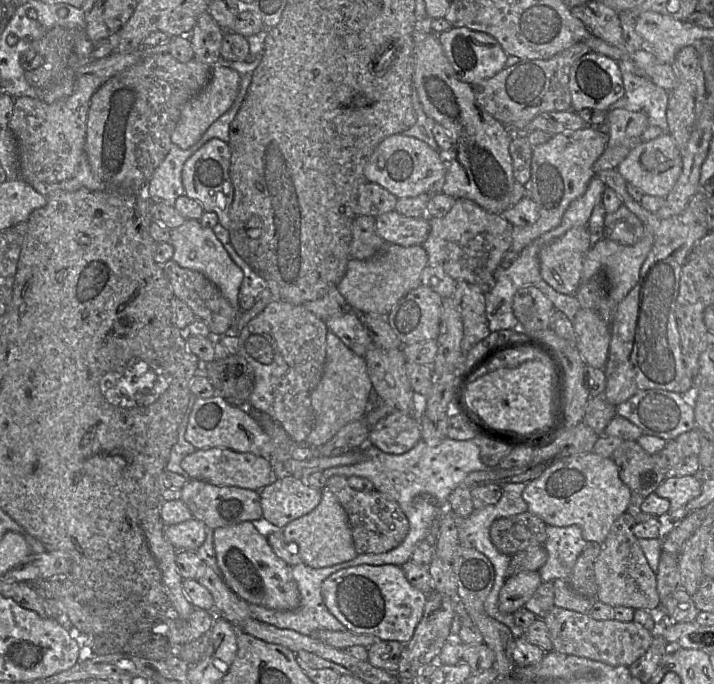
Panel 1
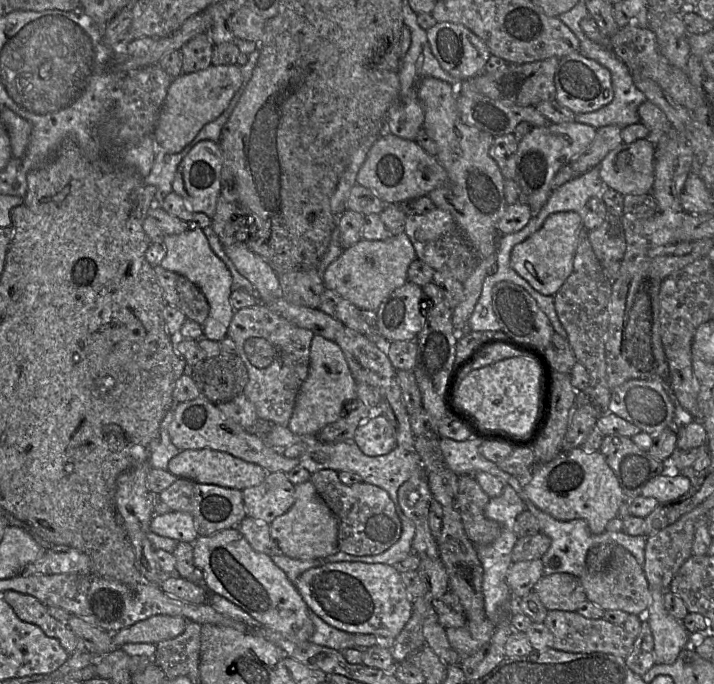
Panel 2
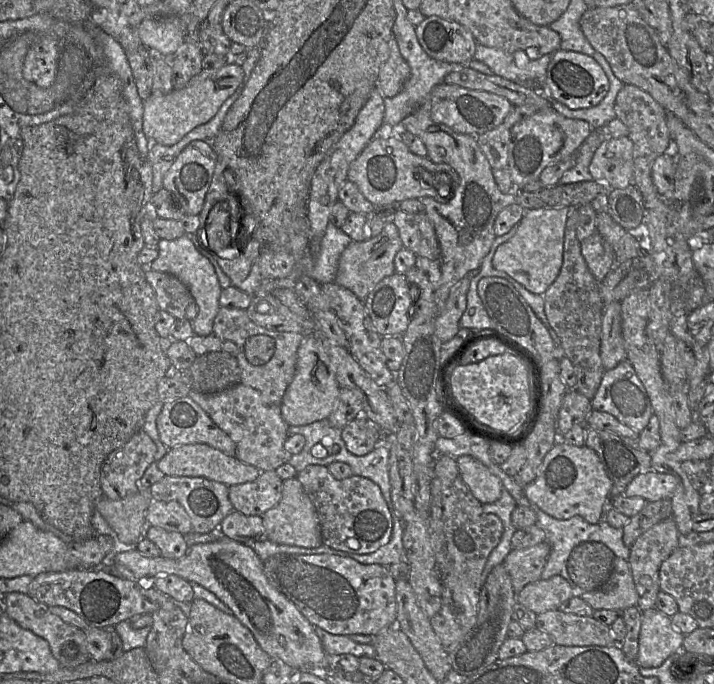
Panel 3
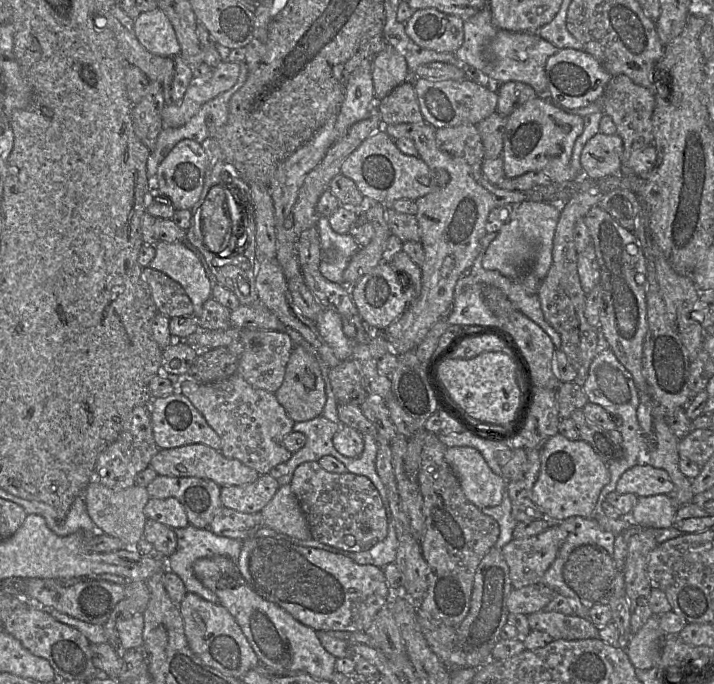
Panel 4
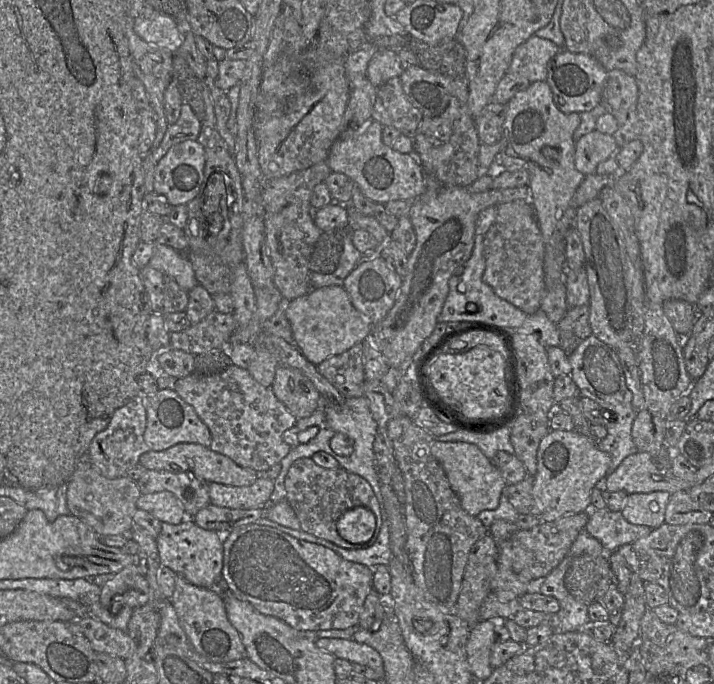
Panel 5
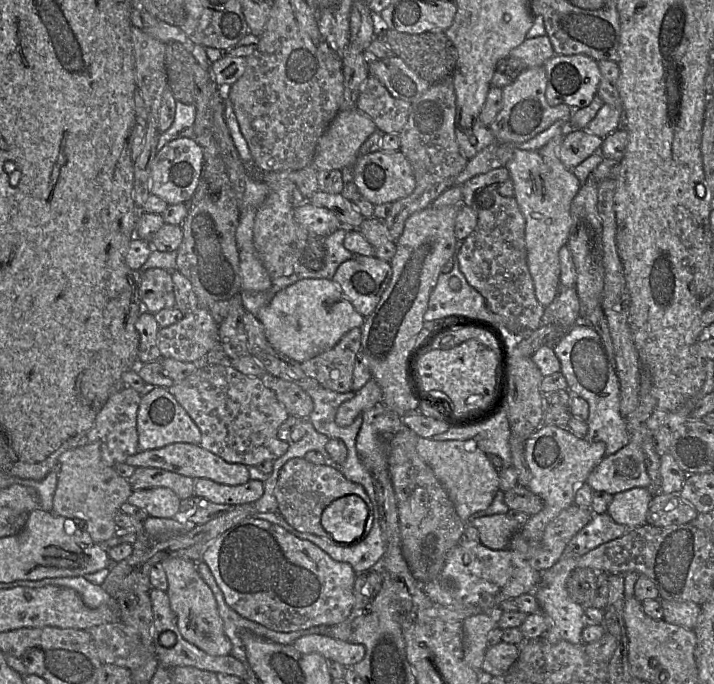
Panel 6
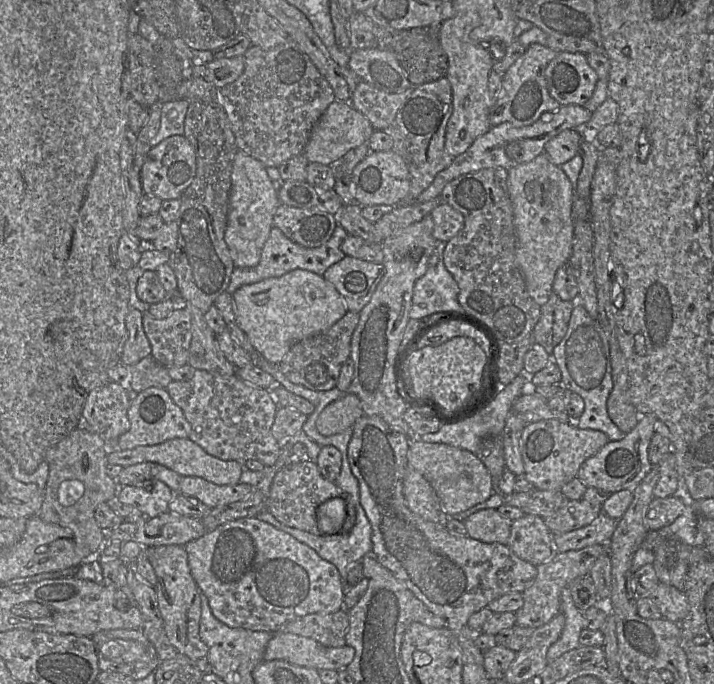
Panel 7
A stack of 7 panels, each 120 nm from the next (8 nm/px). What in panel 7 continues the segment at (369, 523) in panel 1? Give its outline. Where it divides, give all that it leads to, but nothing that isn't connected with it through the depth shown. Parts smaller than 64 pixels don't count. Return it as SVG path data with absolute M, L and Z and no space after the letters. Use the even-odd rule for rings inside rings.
M315 461L291 462L276 473L266 500L266 509L286 526L320 534L316 510L321 504L333 498L343 498L350 503L350 495L334 482L326 480Z

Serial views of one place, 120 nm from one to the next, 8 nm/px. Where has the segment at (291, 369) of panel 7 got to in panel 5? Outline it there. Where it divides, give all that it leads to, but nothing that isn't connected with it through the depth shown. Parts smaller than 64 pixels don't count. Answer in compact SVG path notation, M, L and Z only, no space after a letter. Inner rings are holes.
M364 342L358 343L316 366L318 372L345 398L365 395L367 381L364 373L363 345Z

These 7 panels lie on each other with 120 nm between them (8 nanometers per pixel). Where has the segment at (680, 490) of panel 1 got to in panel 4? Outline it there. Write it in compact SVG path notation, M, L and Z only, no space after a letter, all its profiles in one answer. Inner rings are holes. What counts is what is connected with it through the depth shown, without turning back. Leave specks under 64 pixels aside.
M638 463L621 475L614 492L647 497L669 495L673 491L674 483L664 469L655 468L648 463Z

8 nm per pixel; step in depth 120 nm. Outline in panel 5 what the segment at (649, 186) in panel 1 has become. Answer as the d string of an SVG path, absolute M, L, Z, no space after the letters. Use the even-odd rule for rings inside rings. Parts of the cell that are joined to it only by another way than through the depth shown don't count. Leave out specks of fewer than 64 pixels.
M594 130L575 143L575 167L585 176L594 174L599 163L613 157L619 148L613 135Z

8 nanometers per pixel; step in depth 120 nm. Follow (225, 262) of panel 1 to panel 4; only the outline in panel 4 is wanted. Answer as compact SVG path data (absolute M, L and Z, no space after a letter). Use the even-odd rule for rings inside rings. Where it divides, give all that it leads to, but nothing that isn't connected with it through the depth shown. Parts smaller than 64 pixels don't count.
M159 241L155 249L156 255L149 267L166 274L184 288L193 304L193 318L198 318L204 303L212 297L213 289L202 263L187 242Z

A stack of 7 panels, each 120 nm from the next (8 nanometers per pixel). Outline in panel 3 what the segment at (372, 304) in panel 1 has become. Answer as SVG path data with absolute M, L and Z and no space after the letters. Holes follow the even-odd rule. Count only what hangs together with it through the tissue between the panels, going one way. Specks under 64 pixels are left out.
M393 220L387 221L380 234L362 241L352 241L347 246L339 259L334 282L364 301L382 279L396 272L394 258L403 247L398 228Z

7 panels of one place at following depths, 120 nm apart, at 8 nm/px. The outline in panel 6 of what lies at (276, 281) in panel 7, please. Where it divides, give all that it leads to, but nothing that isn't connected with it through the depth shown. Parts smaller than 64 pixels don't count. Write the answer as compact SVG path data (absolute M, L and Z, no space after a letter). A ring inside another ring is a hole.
M302 279L277 292L270 303L261 308L257 319L263 324L269 343L278 352L302 363L332 349L353 328L361 328L365 317L345 297L340 287L328 279Z

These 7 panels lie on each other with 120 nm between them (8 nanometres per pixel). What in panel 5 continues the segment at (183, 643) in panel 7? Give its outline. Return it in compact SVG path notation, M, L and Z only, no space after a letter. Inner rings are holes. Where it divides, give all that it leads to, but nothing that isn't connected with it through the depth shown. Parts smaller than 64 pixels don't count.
M176 574L175 589L170 601L192 646L207 660L229 662L247 658L241 636L229 622L222 594L217 590L196 586Z

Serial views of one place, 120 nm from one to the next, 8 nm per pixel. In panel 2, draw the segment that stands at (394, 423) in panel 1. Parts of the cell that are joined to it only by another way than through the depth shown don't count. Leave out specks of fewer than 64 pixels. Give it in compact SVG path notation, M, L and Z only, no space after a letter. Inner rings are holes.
M373 413L356 429L353 441L368 456L385 455L397 447L395 428L380 413Z

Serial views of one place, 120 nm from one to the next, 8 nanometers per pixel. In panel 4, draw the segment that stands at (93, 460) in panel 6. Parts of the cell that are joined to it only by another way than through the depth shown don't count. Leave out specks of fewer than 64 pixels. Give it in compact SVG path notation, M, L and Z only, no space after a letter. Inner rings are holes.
M91 481L82 493L87 512L100 532L119 538L127 546L143 538L147 517L144 507L150 496L145 487L137 484L125 489L112 489L100 482Z

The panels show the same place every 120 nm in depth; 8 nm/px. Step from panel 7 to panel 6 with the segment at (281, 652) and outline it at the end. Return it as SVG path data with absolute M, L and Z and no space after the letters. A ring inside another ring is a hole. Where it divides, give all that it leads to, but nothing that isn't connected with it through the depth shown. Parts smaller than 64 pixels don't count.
M323 634L304 635L292 646L303 654L319 653L328 661L335 661L345 667L360 662L365 655L365 647L359 643L338 640Z

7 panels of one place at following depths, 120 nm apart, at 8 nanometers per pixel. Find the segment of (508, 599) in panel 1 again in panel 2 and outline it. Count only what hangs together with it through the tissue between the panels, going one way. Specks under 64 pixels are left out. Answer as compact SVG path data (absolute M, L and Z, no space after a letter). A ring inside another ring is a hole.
M541 559L512 563L508 569L506 582L514 600L528 595L543 576Z

